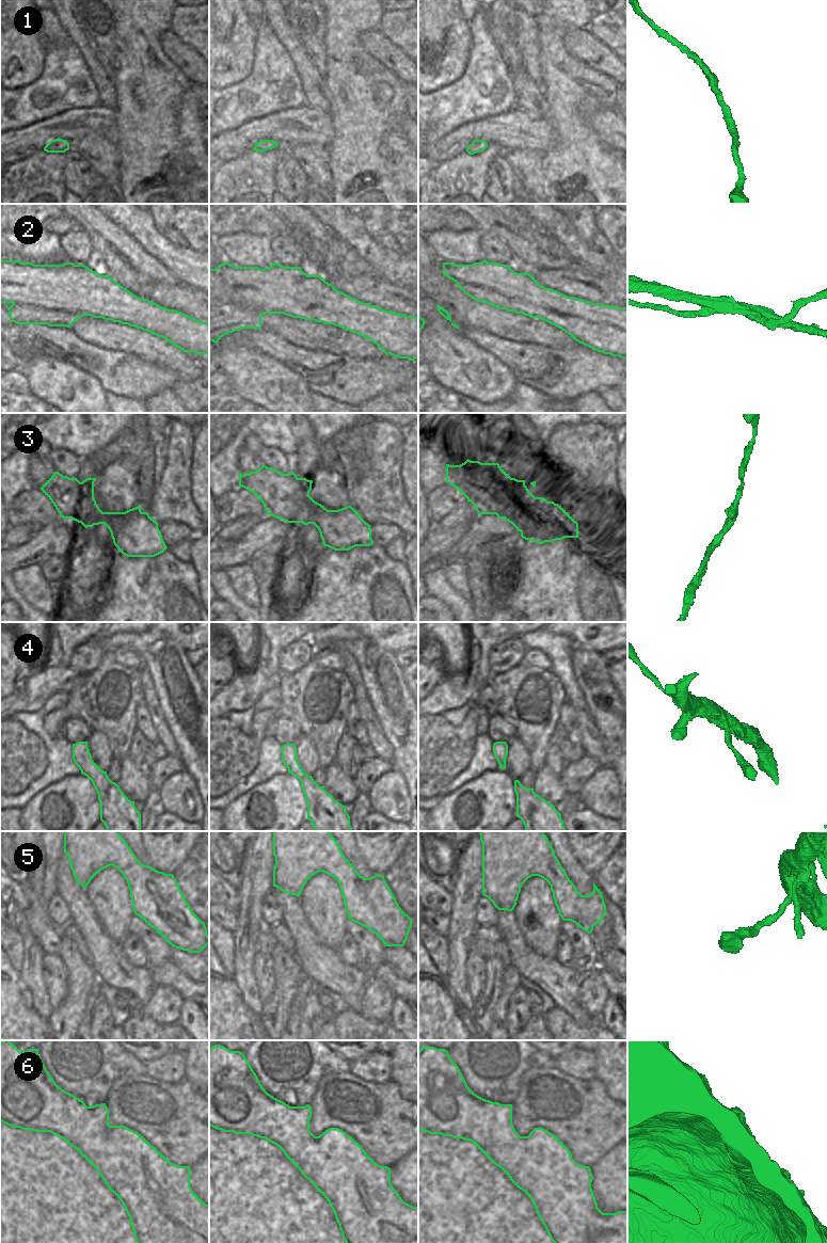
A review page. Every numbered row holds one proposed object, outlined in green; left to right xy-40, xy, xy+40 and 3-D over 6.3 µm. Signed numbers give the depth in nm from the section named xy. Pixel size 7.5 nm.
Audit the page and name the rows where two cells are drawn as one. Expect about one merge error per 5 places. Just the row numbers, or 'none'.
2

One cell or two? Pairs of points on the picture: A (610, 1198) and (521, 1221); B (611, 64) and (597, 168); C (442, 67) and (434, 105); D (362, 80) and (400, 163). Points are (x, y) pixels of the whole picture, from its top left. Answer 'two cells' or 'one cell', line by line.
A: two cells
B: two cells
C: two cells
D: one cell

